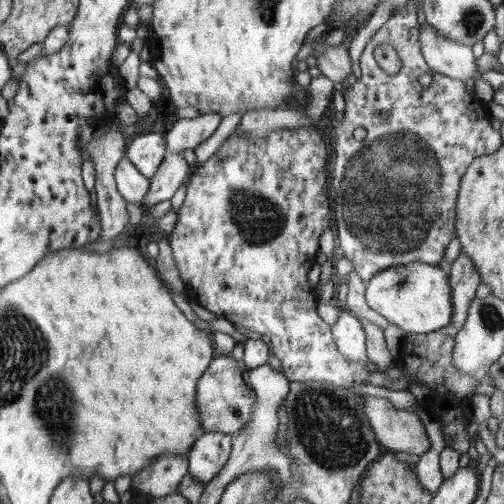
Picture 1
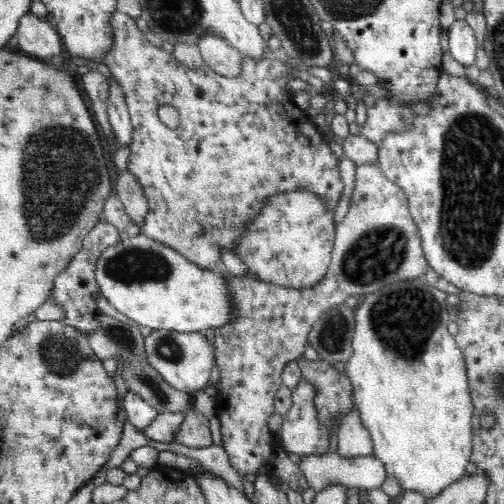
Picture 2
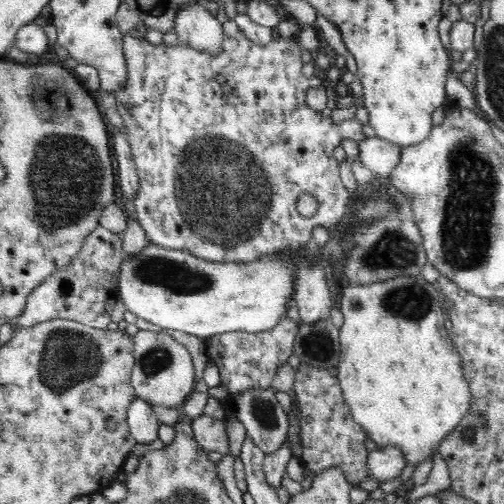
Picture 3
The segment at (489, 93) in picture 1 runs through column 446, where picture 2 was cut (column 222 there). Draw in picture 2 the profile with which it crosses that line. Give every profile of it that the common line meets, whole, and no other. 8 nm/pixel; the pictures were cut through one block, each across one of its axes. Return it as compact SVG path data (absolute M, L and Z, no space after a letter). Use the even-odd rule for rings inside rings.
M204 34L198 38L200 54L206 66L222 78L240 78L244 72L244 54L230 46L222 36Z

